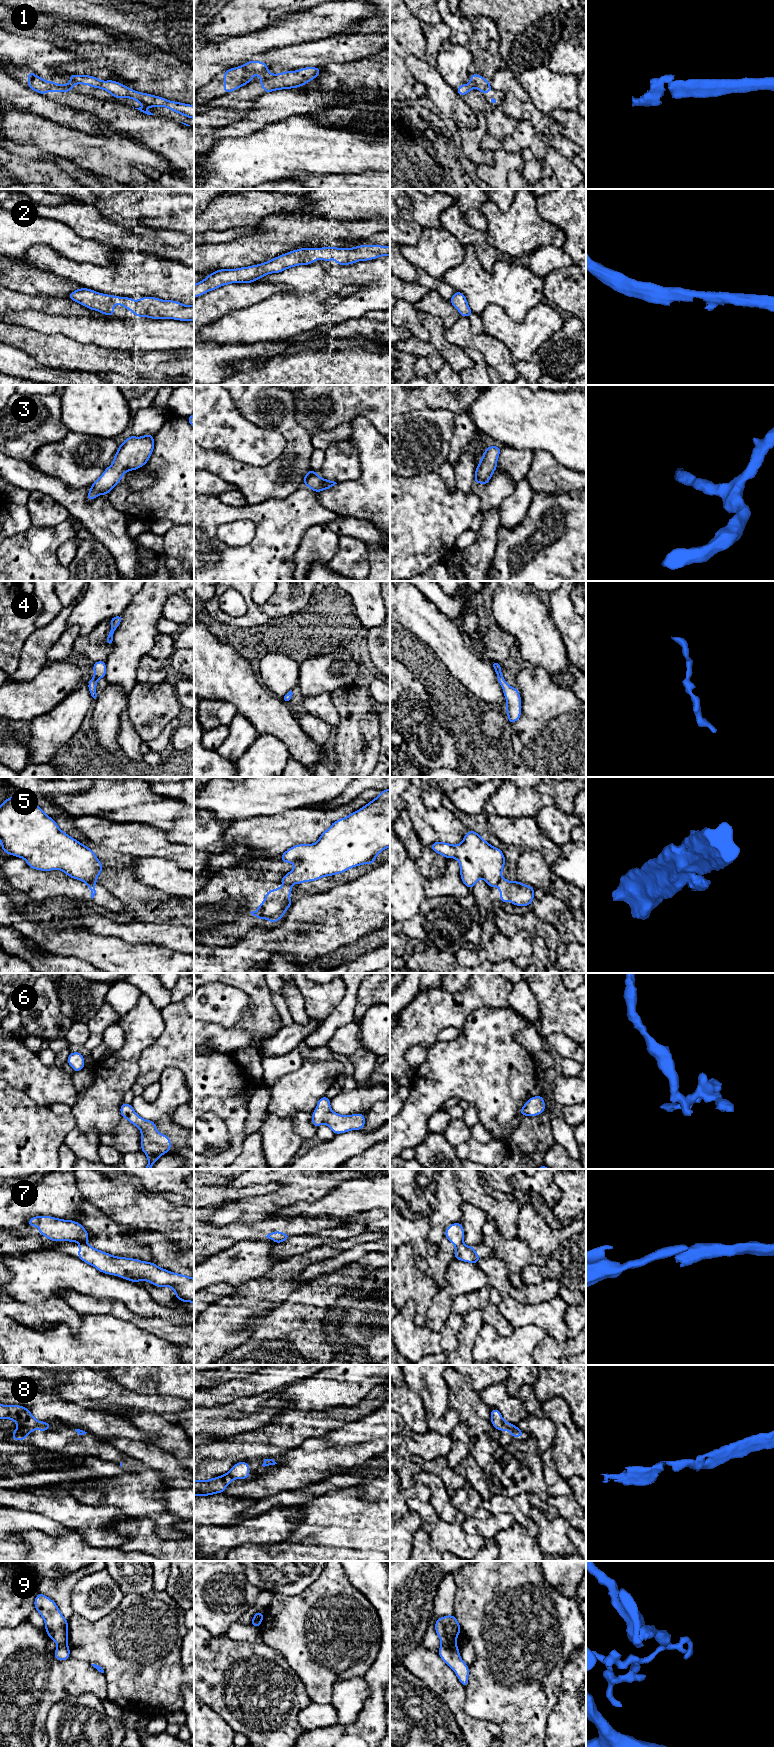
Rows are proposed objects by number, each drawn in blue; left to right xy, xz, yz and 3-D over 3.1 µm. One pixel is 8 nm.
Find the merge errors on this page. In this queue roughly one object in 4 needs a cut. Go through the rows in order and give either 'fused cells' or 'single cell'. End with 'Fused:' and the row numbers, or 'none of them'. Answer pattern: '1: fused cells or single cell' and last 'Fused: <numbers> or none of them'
1: fused cells
2: single cell
3: single cell
4: single cell
5: fused cells
6: single cell
7: fused cells
8: single cell
9: fused cells
Fused: 1, 5, 7, 9

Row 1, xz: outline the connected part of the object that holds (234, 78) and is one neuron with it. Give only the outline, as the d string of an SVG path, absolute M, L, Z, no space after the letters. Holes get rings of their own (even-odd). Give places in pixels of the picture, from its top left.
M248 61L242 66L224 71L224 94L228 94L251 82L253 75L263 76L268 73L268 65L261 61Z

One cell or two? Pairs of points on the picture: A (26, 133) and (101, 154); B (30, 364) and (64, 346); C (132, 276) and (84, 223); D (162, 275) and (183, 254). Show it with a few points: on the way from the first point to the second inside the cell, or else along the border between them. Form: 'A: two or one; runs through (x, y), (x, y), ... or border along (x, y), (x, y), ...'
A: one; runs through (45, 135), (82, 148)
B: two; border along (16, 347), (38, 361), (58, 368)
C: two; border along (117, 249), (132, 249), (140, 252)
D: two; border along (168, 259), (179, 261), (183, 264)

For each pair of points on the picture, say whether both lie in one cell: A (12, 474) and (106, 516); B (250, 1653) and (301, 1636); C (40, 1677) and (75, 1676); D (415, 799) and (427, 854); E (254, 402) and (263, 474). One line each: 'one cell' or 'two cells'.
A: one cell
B: two cells
C: one cell
D: two cells
E: one cell

